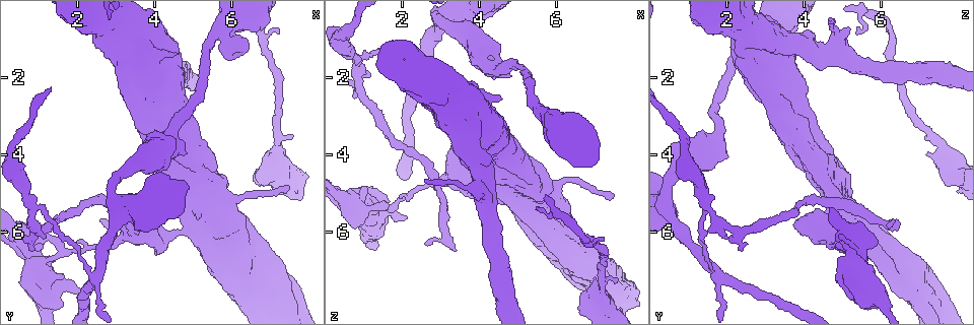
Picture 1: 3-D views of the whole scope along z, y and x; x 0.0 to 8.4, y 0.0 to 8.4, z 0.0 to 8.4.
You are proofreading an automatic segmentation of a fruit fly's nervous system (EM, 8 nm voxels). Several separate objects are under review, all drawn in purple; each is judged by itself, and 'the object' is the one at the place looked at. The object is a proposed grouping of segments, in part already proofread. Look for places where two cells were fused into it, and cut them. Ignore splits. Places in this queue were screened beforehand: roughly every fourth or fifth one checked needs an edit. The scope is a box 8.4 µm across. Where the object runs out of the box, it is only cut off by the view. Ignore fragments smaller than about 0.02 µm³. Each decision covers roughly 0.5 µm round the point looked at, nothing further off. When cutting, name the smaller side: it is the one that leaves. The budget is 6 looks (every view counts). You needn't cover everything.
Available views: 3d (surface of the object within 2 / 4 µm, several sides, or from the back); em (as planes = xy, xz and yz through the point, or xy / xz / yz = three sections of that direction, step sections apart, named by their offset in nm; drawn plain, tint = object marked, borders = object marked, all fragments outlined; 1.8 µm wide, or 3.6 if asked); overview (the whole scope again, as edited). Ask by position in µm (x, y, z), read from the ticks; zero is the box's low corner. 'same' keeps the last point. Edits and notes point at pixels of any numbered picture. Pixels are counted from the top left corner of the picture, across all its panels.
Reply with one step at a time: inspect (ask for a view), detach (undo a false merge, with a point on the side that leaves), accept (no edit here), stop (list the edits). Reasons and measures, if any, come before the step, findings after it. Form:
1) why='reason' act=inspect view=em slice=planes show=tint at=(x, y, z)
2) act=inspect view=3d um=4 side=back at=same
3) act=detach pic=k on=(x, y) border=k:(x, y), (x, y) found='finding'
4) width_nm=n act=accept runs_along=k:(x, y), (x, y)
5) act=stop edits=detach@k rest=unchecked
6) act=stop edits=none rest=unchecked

why='calibre changes' act=inspect view=em um=3.6 slice=planes show=plain at=(3.80, 6.00, 4.70)

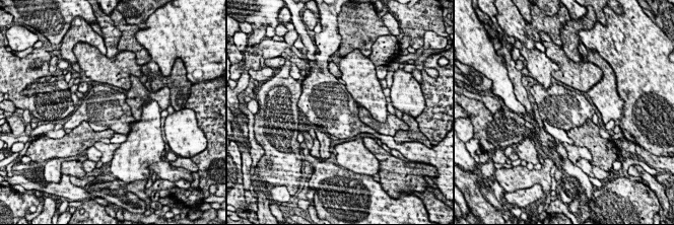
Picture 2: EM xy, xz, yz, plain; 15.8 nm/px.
act=inspect view=em um=3.6 slice=planes show=borders at=same

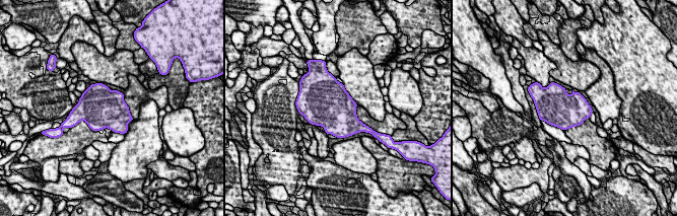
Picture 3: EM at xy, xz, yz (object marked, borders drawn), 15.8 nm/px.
act=accept found='continuous, no second cell'

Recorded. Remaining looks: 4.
why='touches itself' act=inspect view=3d um=4 at=(3.80, 1.90, 2.90)

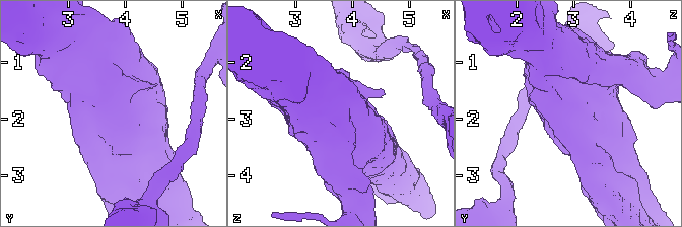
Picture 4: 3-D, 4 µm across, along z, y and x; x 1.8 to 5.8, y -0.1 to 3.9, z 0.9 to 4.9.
why='shape alone is not enough' act=inspect view=em slice=planes show=borders at=(3.80, 1.95, 2.95)

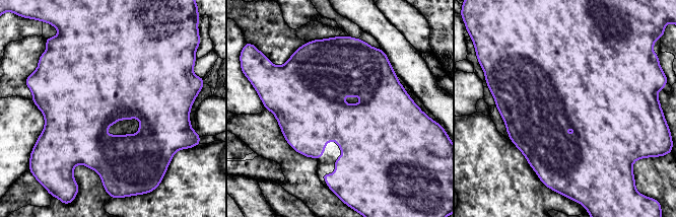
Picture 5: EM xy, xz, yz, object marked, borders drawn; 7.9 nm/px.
width_nm=420 act=accept found='continuous, no second cell'

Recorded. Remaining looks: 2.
act=stop edits=none rest=unchecked

